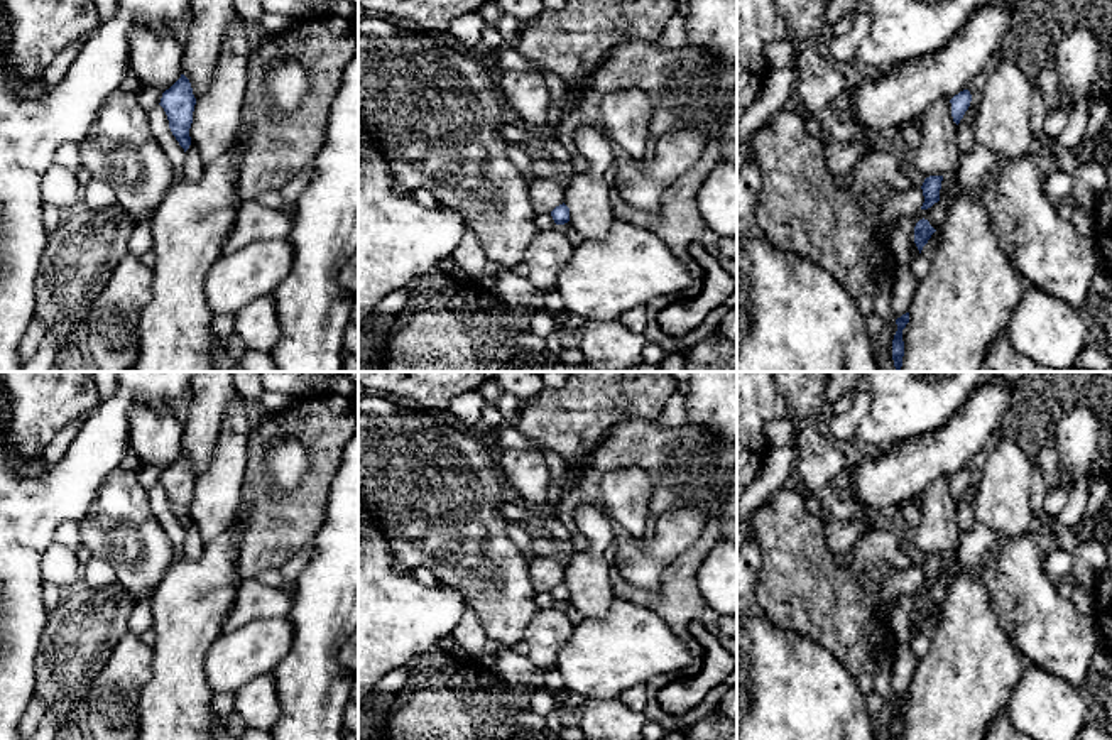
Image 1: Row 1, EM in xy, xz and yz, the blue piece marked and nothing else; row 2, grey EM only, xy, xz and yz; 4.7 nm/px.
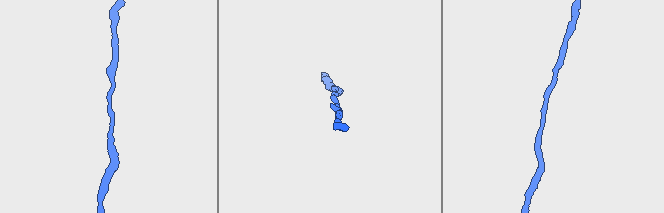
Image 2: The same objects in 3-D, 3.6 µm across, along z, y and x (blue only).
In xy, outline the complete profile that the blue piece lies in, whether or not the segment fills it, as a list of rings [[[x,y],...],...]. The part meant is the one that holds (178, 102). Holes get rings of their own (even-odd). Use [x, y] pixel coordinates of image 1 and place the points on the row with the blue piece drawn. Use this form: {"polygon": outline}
{"polygon": [[[181,74],[181,78],[162,93],[159,105],[167,115],[172,135],[186,152],[191,145],[189,128],[196,105],[189,79]]]}

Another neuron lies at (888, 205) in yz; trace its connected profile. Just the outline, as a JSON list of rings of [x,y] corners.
[[[877,186],[860,194],[859,206],[875,220],[875,233],[889,242],[897,221],[916,215],[924,203],[923,189],[911,186],[906,191],[891,186]]]

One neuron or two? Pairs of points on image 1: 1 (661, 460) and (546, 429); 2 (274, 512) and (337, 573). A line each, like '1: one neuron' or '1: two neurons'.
1: two neurons
2: two neurons

